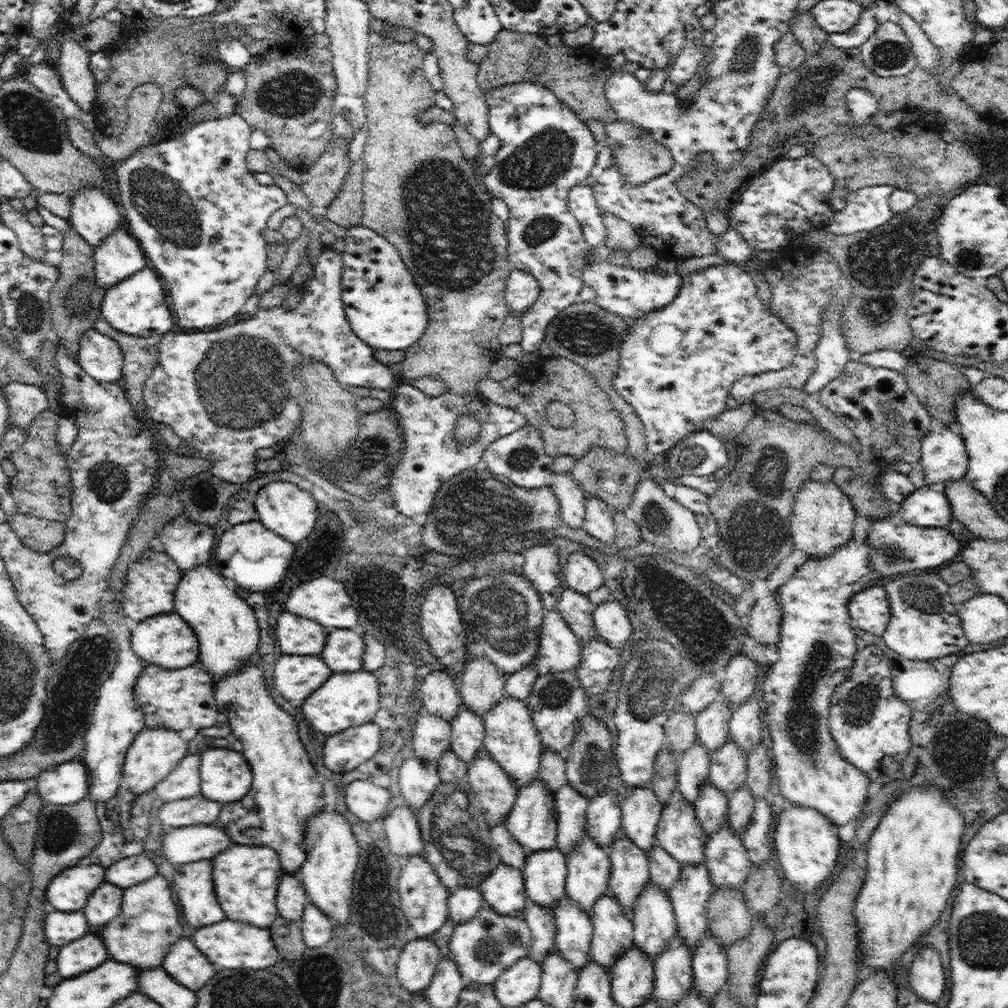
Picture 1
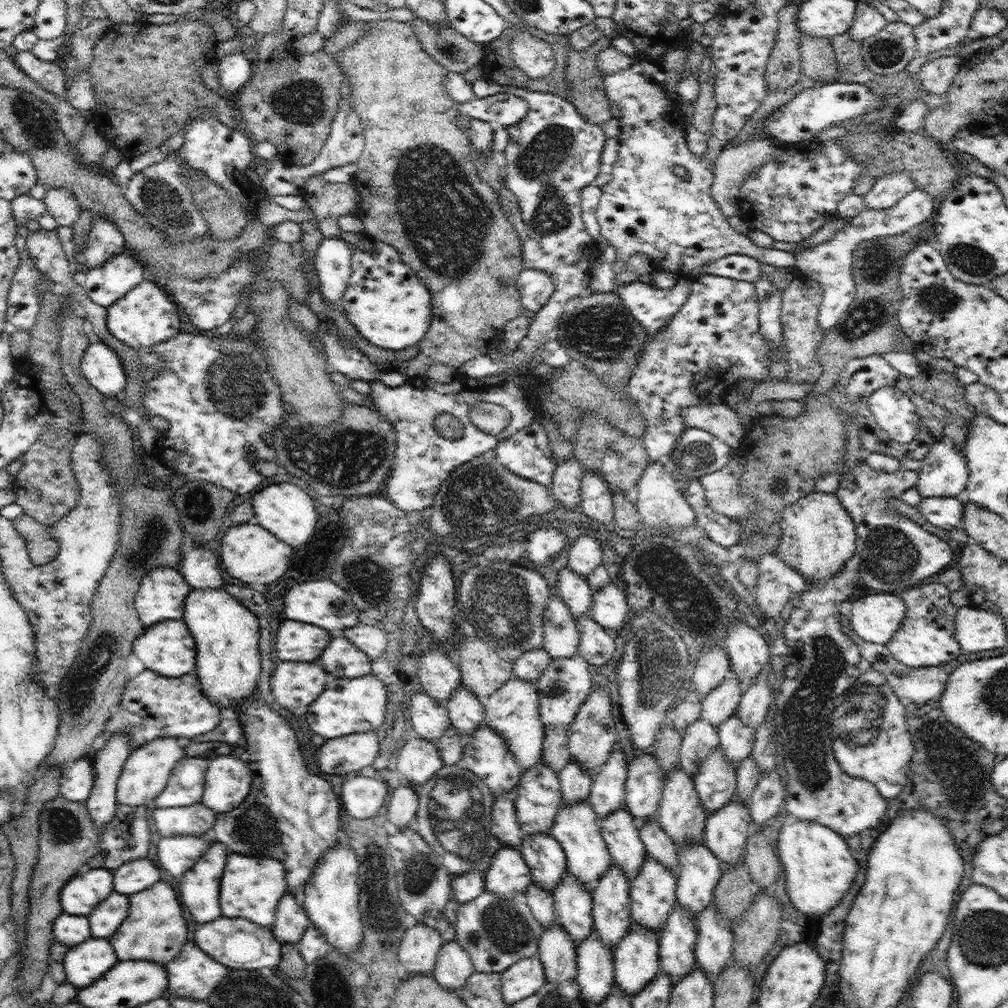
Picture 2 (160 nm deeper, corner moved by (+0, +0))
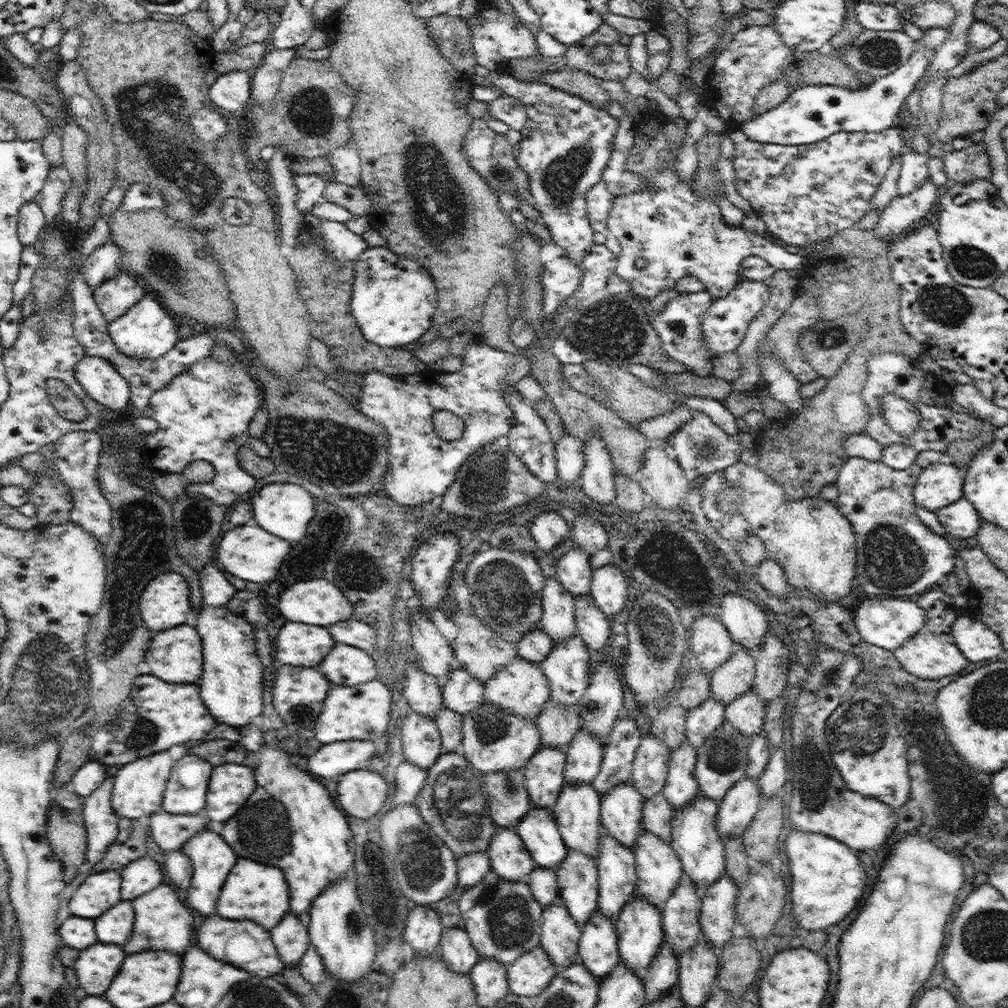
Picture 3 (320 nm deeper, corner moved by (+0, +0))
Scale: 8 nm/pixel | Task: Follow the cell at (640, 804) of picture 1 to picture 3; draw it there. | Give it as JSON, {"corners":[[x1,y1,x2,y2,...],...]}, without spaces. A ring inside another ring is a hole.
{"corners":[[650,733,641,737,631,770,630,782,645,800,660,793,664,788,670,757,671,751,656,735]]}

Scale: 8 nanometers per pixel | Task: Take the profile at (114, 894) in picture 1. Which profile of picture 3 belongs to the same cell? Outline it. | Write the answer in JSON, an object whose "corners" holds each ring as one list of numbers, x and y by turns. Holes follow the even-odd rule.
{"corners":[[121,899,110,910,94,918,95,932,99,942,124,948,132,935,135,910,132,901]]}

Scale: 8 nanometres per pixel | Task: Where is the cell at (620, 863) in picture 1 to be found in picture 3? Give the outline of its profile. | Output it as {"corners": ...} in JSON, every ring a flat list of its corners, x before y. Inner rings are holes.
{"corners":[[630,780,617,784,601,796,601,826,603,832,612,835,621,845,634,850,638,833,642,830,641,816,645,798]]}

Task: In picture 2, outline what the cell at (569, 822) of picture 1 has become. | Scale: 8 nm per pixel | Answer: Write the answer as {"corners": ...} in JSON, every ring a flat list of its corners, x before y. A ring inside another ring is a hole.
{"corners":[[574,758,559,772,563,802,566,805,586,800,591,793,594,775]]}

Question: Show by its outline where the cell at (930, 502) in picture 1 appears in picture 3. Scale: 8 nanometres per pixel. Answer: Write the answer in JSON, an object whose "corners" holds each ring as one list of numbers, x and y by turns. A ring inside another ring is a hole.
{"corners":[[964,498,937,510,934,514,946,534,960,540,976,537,976,531,982,522,974,505]]}

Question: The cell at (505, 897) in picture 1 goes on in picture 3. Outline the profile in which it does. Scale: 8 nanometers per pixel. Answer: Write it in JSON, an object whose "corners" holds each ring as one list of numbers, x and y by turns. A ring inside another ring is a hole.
{"corners":[[496,826,489,844,492,870,505,881,529,882,536,861,525,847,516,828]]}

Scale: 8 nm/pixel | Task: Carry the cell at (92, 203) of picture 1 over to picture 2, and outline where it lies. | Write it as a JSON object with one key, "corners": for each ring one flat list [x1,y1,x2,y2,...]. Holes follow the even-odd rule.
{"corners":[[95,215,82,250,85,266,88,269,102,266,126,249,125,238,119,228,109,218]]}

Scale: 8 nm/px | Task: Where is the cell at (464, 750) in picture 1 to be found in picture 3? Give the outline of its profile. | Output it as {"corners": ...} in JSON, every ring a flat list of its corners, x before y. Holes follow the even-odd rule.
{"corners":[[457,665,449,672,441,689,443,706,462,716,471,713,484,701,485,684]]}

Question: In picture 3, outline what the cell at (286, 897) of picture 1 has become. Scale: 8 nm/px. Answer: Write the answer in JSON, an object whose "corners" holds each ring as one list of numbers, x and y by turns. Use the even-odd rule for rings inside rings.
{"corners":[[289,911,272,930,272,940,283,965,298,965,310,944,307,921]]}

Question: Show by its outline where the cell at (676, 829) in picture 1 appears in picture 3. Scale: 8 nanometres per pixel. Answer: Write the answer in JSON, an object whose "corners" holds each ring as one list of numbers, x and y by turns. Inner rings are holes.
{"corners":[[682,742,680,748,671,752,668,776,661,790,676,811,682,810,701,794,695,775,697,750]]}

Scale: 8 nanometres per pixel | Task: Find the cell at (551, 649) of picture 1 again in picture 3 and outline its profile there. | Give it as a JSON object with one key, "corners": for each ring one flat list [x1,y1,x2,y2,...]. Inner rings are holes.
{"corners":[[555,577,545,579,541,593,541,627,554,643,577,634,575,625,575,599]]}

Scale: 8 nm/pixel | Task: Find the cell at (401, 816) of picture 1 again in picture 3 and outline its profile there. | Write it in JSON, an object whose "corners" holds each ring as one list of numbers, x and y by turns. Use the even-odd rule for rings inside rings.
{"corners":[[405,758,395,770,396,788,393,802,396,805,415,802,416,795,424,789,428,771]]}

